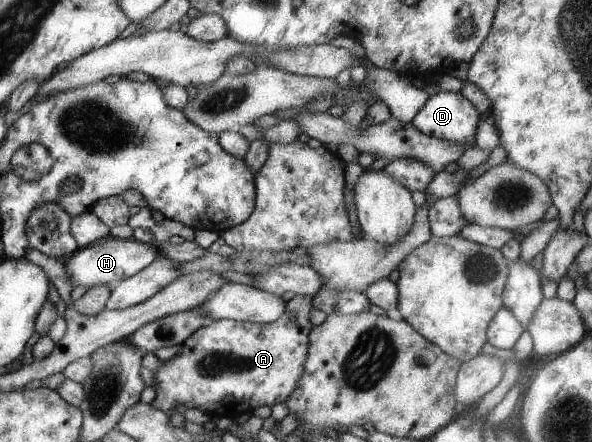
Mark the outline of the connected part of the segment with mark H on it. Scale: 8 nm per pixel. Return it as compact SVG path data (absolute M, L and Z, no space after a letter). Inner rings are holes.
M108 236L101 242L94 242L91 245L78 249L78 252L65 263L67 279L73 284L81 284L88 288L95 284L117 285L125 278L136 274L145 266L148 266L157 256L155 244L138 242L132 238L115 239Z

